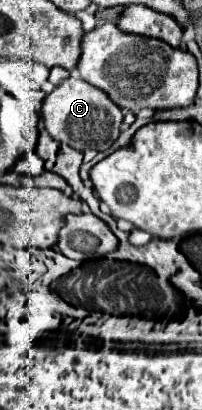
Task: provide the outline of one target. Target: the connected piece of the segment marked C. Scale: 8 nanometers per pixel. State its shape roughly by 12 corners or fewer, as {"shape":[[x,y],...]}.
{"shape":[[78,76],[42,102],[48,134],[106,150],[122,110]]}

